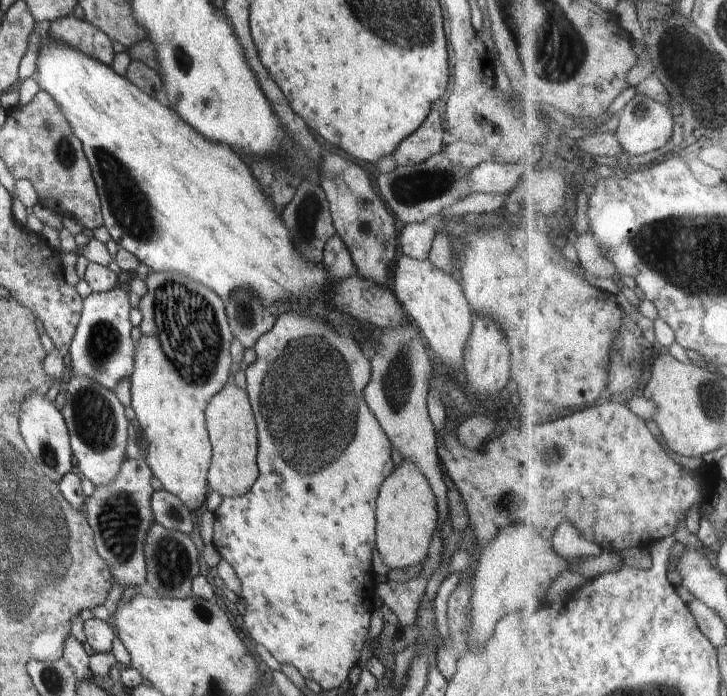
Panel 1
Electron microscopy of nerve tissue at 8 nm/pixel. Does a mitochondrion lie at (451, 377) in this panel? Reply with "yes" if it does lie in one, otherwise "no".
no

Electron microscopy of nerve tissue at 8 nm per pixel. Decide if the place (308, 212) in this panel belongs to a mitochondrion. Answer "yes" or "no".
yes

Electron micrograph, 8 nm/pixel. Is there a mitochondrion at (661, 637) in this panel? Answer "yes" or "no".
no

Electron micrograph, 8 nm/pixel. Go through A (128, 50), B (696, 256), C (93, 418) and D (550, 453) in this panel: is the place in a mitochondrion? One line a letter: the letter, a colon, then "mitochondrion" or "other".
A: other
B: mitochondrion
C: mitochondrion
D: mitochondrion

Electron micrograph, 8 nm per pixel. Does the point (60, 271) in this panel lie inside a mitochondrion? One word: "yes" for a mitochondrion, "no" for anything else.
no

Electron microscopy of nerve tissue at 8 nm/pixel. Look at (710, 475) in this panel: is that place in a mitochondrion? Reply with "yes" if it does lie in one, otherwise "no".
no

